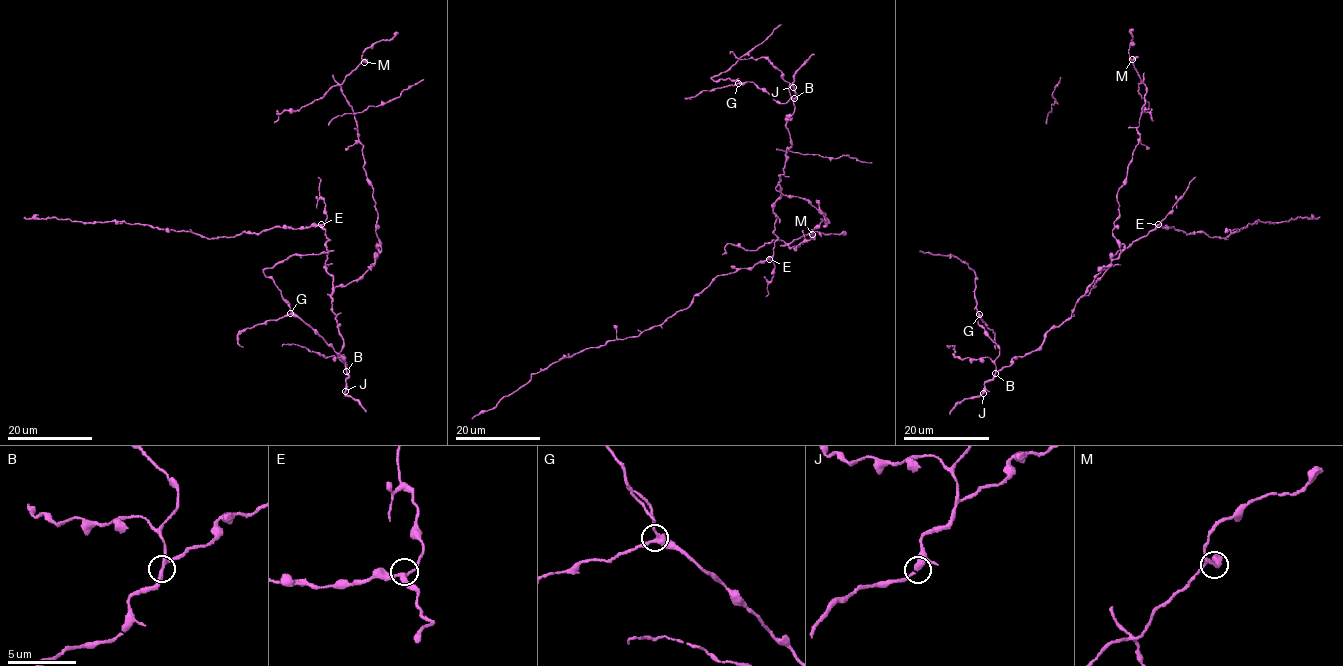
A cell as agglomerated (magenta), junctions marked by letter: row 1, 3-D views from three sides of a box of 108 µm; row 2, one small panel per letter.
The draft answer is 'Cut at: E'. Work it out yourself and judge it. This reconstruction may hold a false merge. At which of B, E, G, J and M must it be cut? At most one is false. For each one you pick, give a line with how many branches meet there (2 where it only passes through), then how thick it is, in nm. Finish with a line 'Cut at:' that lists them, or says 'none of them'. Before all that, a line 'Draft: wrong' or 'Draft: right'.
Draft: wrong
Cut at: none of them

